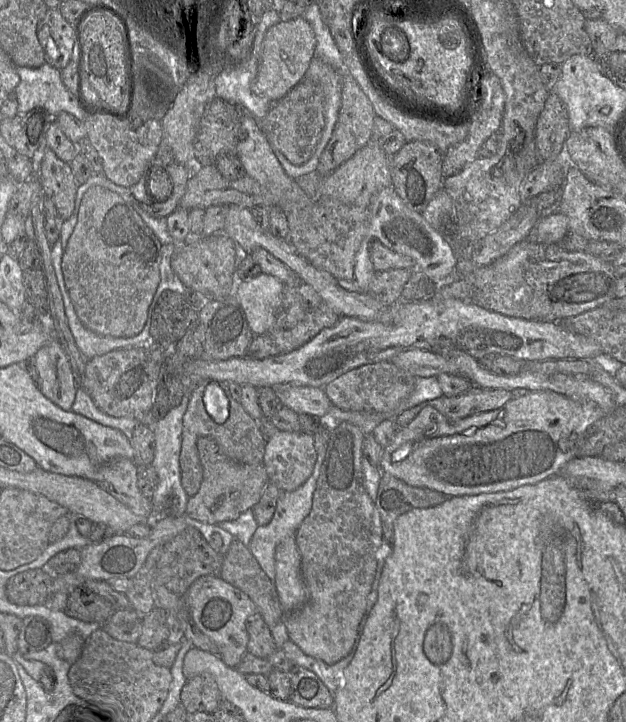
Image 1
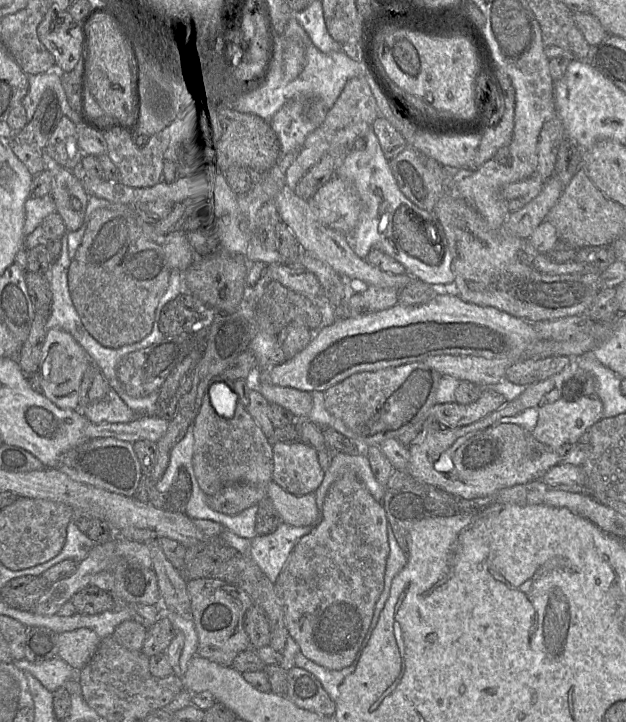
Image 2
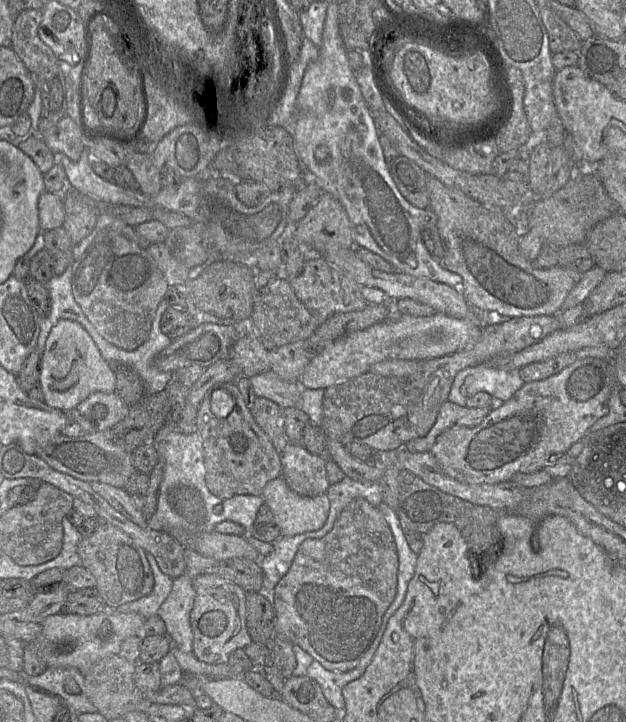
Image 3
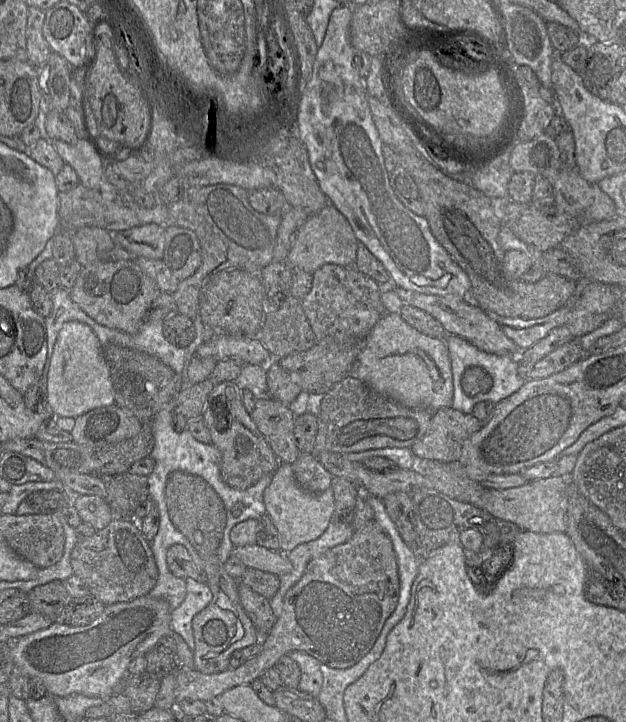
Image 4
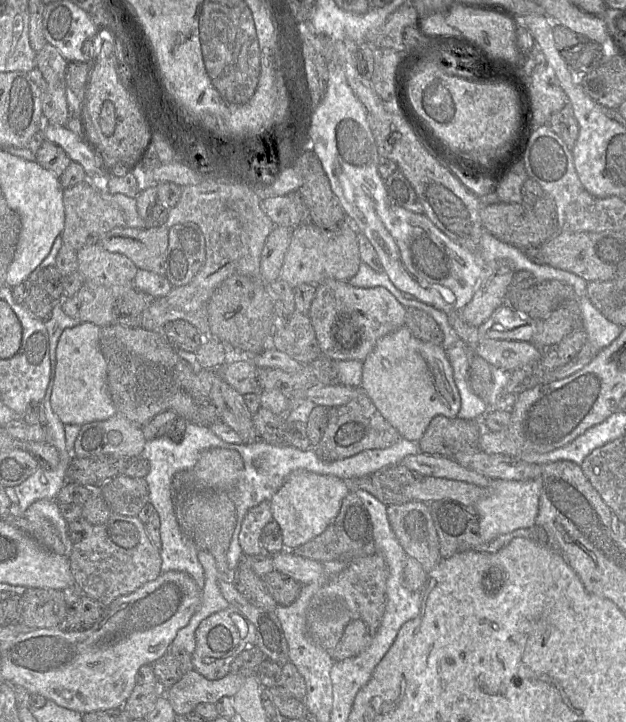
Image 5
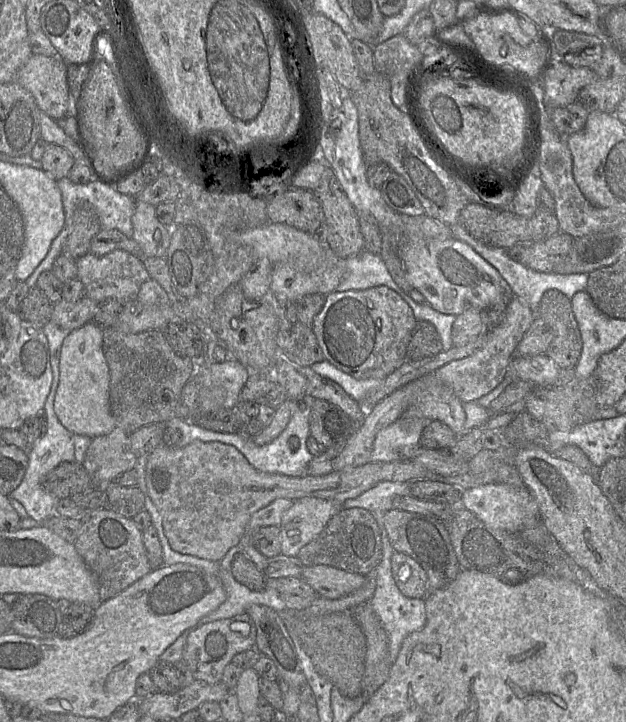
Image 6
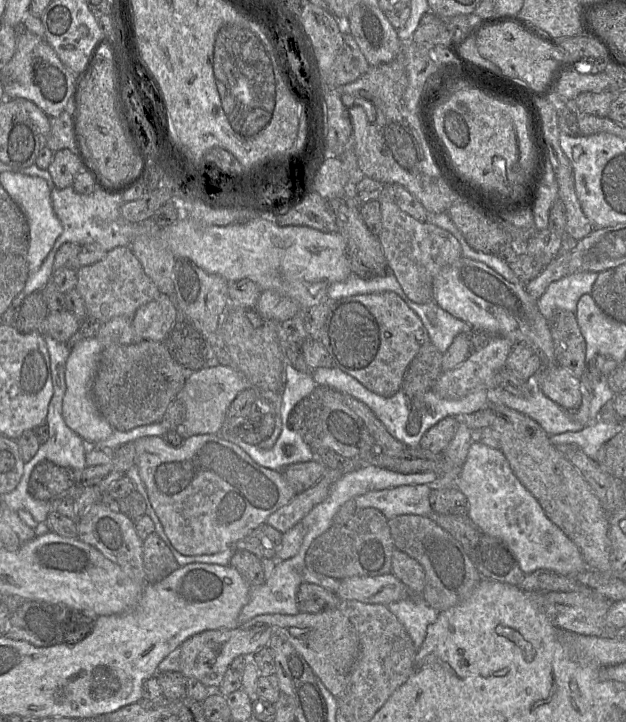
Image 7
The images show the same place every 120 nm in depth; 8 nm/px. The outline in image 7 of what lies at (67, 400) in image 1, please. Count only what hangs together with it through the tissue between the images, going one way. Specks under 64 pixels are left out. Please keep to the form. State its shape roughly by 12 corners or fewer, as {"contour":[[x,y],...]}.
{"contour":[[96,337],[71,349],[62,416],[87,444],[114,431],[92,387],[103,346]]}

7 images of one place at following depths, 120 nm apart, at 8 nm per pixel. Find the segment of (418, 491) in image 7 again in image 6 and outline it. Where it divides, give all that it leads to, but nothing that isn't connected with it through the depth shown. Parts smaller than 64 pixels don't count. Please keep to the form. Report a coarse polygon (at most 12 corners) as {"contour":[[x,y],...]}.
{"contour":[[382,481],[342,508],[393,509],[411,494],[410,483]]}

